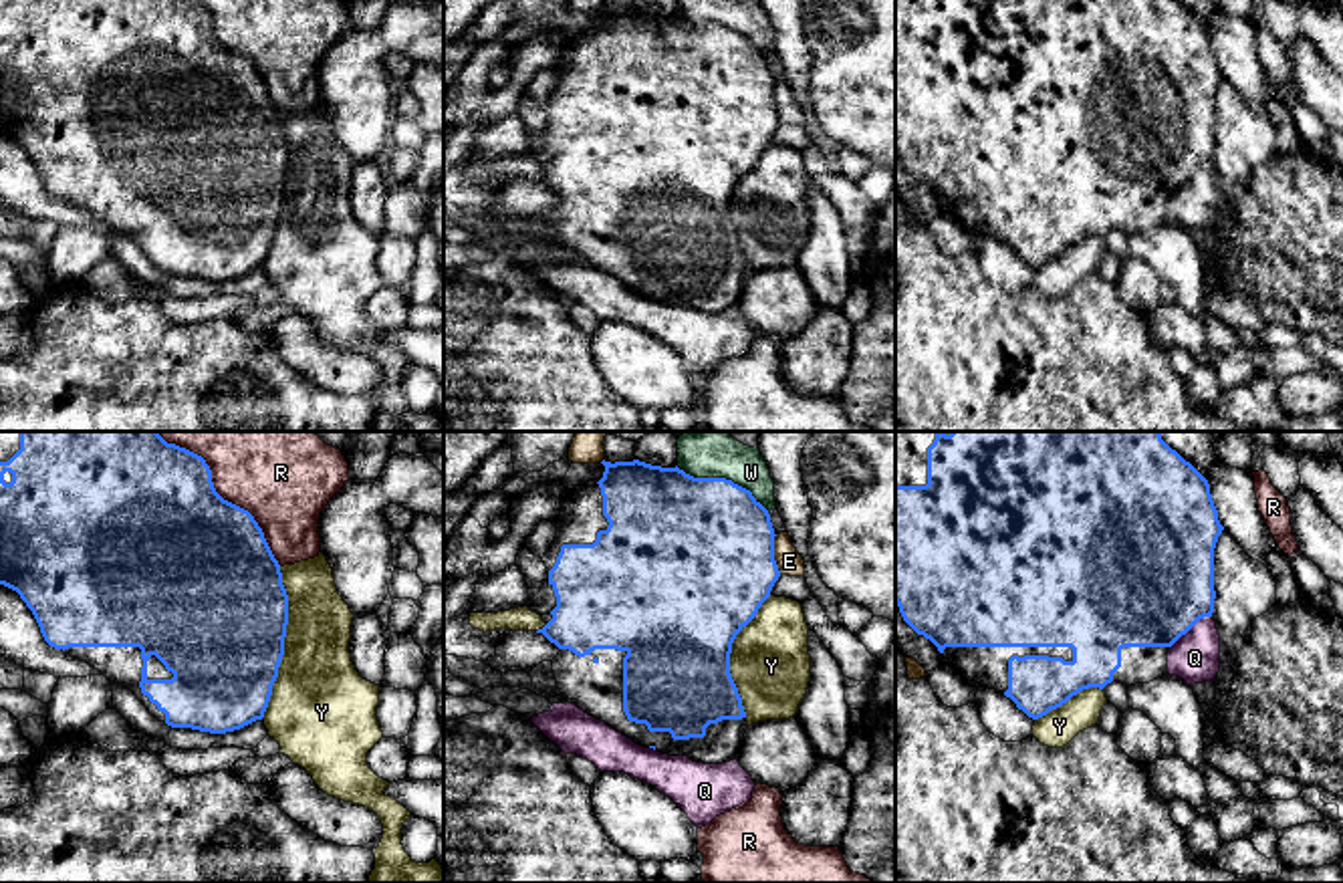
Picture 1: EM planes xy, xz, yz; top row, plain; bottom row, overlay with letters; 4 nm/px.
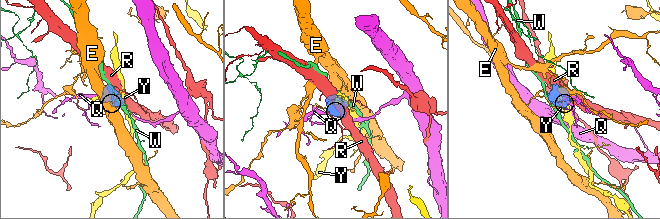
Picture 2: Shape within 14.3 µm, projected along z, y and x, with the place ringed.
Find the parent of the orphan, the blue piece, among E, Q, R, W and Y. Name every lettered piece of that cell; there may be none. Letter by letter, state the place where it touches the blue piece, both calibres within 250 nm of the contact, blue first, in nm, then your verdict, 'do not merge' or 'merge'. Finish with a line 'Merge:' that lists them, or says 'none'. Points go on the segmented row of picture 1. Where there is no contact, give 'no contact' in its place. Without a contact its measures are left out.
E: xz (773, 555) | 500/100 nm | do not merge
Q: yz (1190, 627) | 500/200 nm | do not merge
R: xy (218, 494) | 500/440 nm | do not merge
W: xz (722, 478) | 500/200 nm | do not merge
Y: xy (283, 644) | 500/360 nm | do not merge
Merge: none

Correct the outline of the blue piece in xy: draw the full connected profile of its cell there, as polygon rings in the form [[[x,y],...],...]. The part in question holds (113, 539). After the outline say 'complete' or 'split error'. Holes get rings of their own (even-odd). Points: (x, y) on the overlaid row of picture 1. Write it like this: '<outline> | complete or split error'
[[[0,431],[0,585],[20,595],[50,647],[63,649],[131,689],[159,722],[226,734],[264,718],[288,625],[288,595],[280,564],[254,516],[216,492],[206,460],[167,444],[157,431]]] | split error

